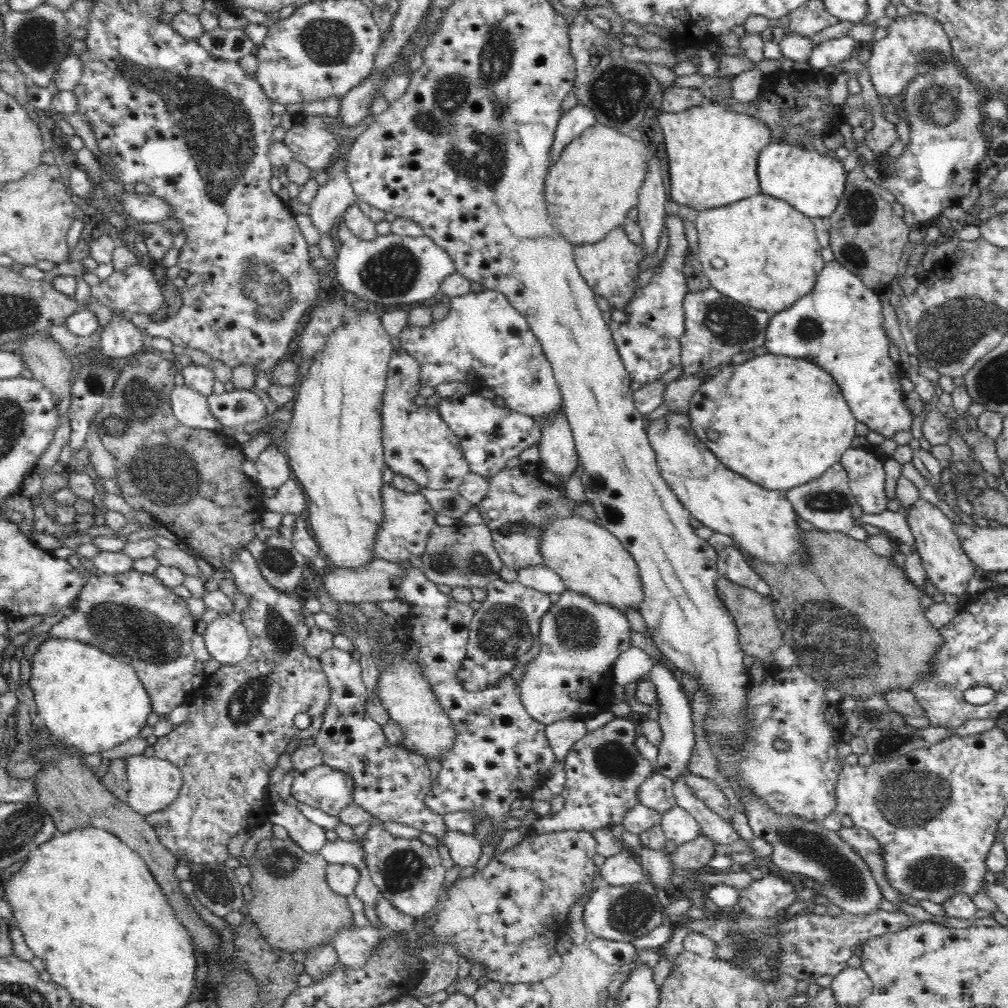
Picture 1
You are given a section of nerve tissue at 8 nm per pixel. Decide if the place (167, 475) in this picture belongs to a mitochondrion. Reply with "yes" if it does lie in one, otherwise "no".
yes

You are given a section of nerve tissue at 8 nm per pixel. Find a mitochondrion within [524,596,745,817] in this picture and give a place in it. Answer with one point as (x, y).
(575, 630)

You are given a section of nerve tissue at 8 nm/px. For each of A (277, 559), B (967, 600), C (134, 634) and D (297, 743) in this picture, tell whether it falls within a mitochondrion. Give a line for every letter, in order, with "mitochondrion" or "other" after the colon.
A: mitochondrion
B: other
C: mitochondrion
D: other

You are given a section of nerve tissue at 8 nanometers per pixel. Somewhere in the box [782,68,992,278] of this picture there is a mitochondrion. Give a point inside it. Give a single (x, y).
(936, 106)

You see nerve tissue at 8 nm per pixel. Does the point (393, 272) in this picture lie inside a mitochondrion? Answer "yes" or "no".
yes

